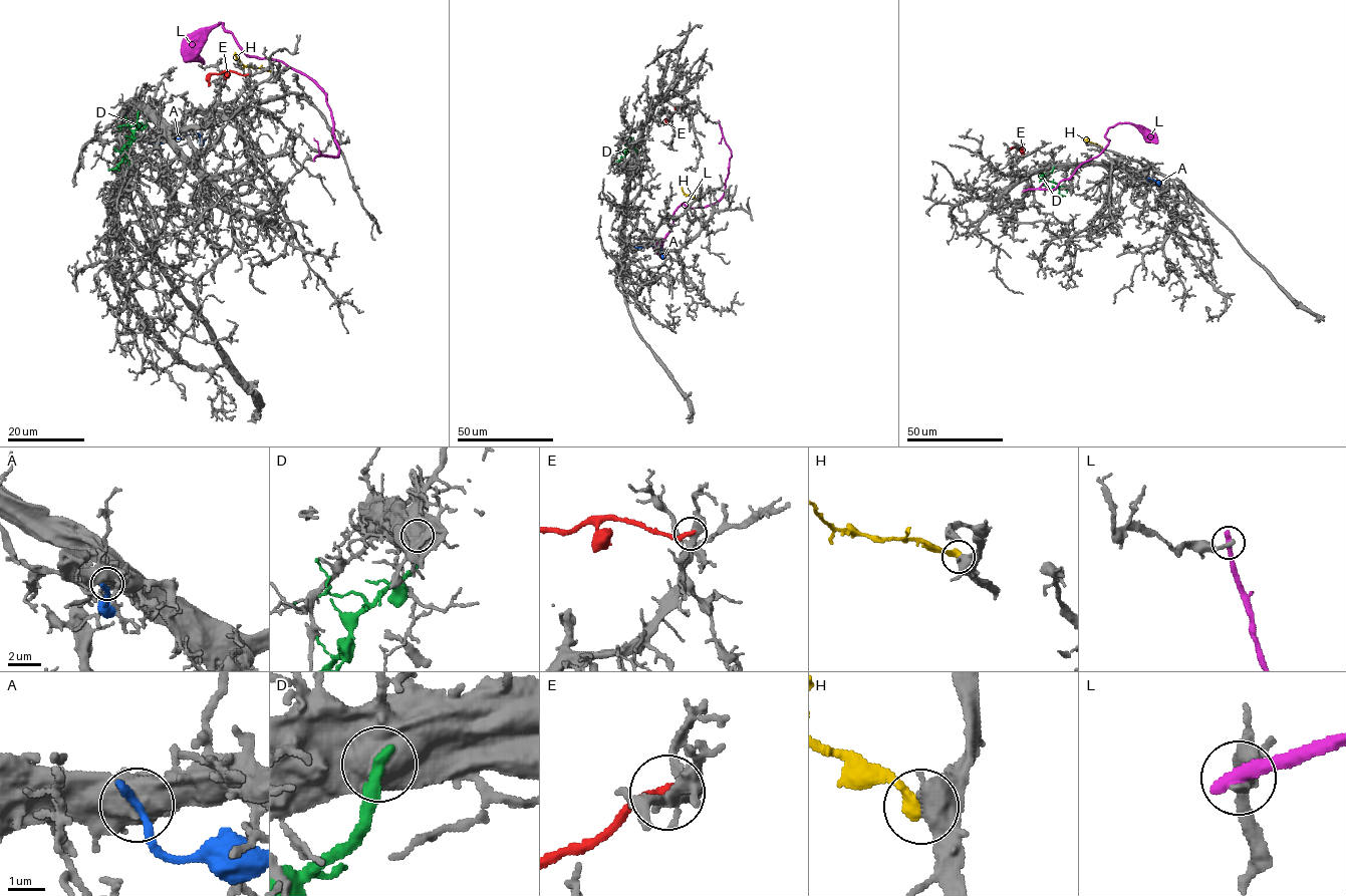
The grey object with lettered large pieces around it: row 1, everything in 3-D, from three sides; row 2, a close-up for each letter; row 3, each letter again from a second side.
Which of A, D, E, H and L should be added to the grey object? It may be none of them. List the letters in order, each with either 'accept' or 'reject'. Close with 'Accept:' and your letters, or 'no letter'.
A: reject
D: reject
E: reject
H: accept
L: reject
Accept: H

